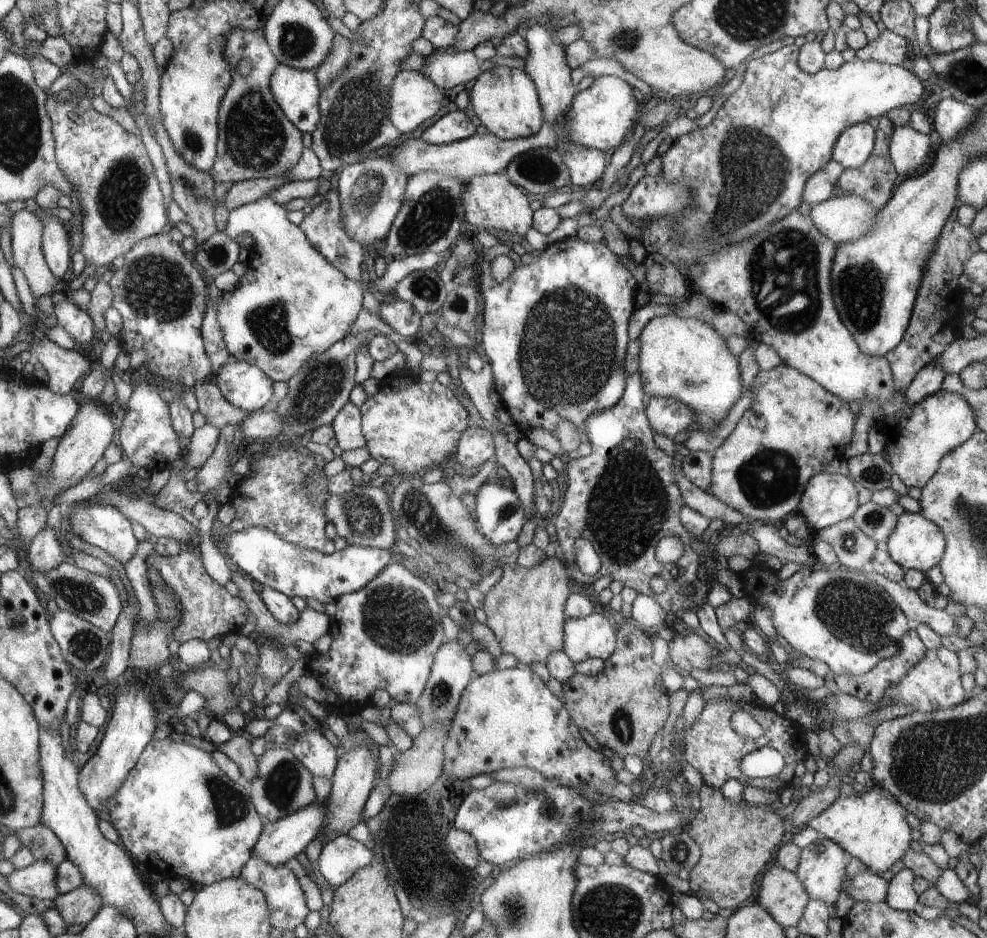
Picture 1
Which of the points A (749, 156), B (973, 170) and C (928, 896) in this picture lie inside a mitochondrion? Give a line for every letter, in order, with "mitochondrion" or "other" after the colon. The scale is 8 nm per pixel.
A: mitochondrion
B: other
C: other

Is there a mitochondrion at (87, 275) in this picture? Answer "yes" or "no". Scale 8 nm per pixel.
no

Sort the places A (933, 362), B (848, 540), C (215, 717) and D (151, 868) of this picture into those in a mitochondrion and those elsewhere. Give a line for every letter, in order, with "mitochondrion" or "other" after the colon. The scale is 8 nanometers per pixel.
A: other
B: mitochondrion
C: other
D: other

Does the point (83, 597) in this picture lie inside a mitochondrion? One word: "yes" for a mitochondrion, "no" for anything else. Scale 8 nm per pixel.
yes

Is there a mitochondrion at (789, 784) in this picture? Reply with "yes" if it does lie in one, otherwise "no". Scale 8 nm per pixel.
no

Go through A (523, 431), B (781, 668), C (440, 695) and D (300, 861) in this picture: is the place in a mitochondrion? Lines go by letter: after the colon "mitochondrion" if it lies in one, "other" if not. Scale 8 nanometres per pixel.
A: other
B: other
C: mitochondrion
D: other

